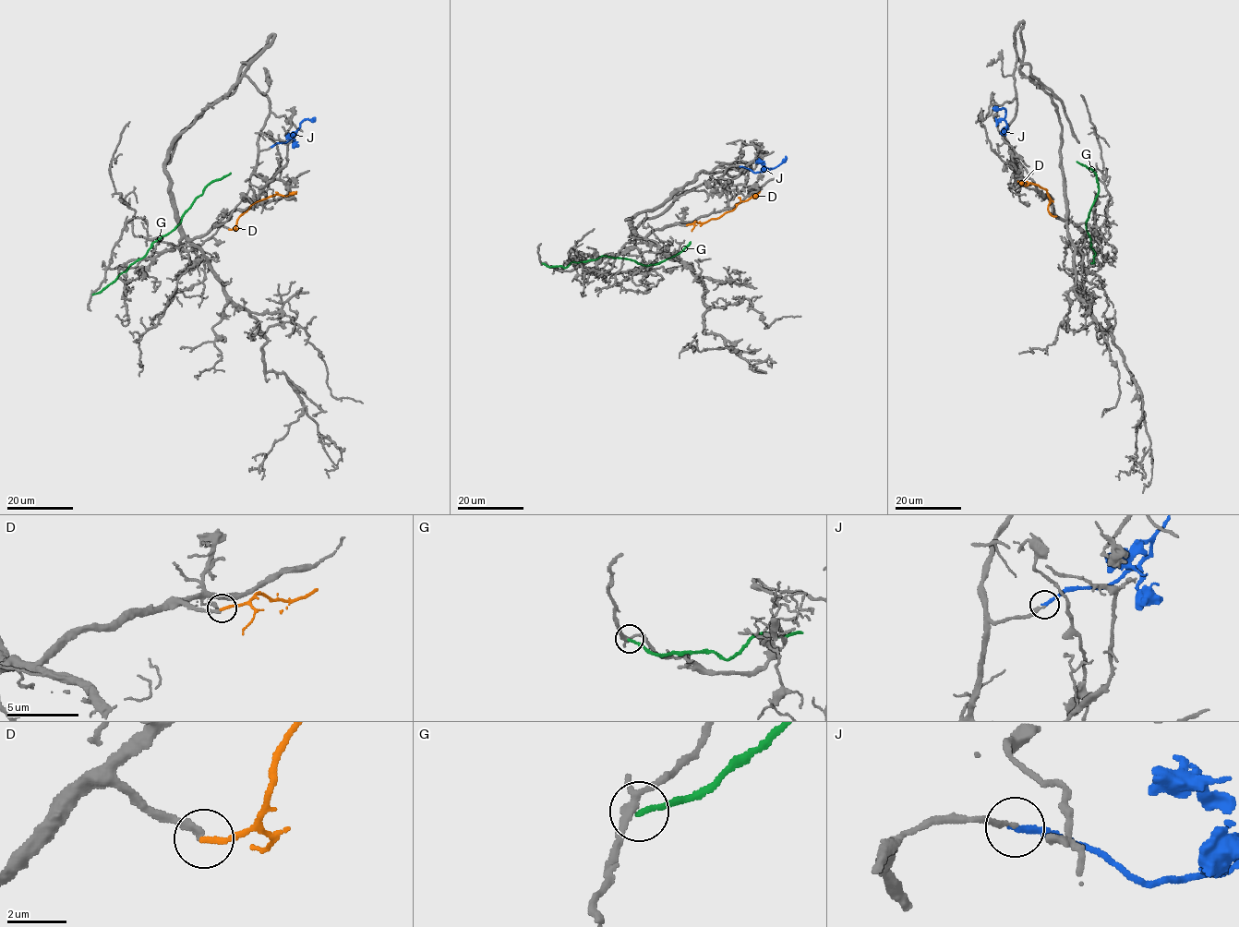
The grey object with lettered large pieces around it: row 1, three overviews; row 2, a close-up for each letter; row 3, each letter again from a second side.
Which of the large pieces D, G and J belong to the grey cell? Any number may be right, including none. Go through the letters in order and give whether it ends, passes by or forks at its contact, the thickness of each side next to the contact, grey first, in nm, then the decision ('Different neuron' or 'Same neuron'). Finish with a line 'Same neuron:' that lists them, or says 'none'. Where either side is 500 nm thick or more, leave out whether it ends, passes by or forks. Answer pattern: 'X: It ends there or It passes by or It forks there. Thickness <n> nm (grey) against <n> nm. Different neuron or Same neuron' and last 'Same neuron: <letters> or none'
D: It ends there. Thickness 240 nm (grey) against 200 nm. Different neuron
G: It ends there. Thickness 190 nm (grey) against 170 nm. Different neuron
J: It ends there. Thickness 190 nm (grey) against 240 nm. Same neuron
Same neuron: J

